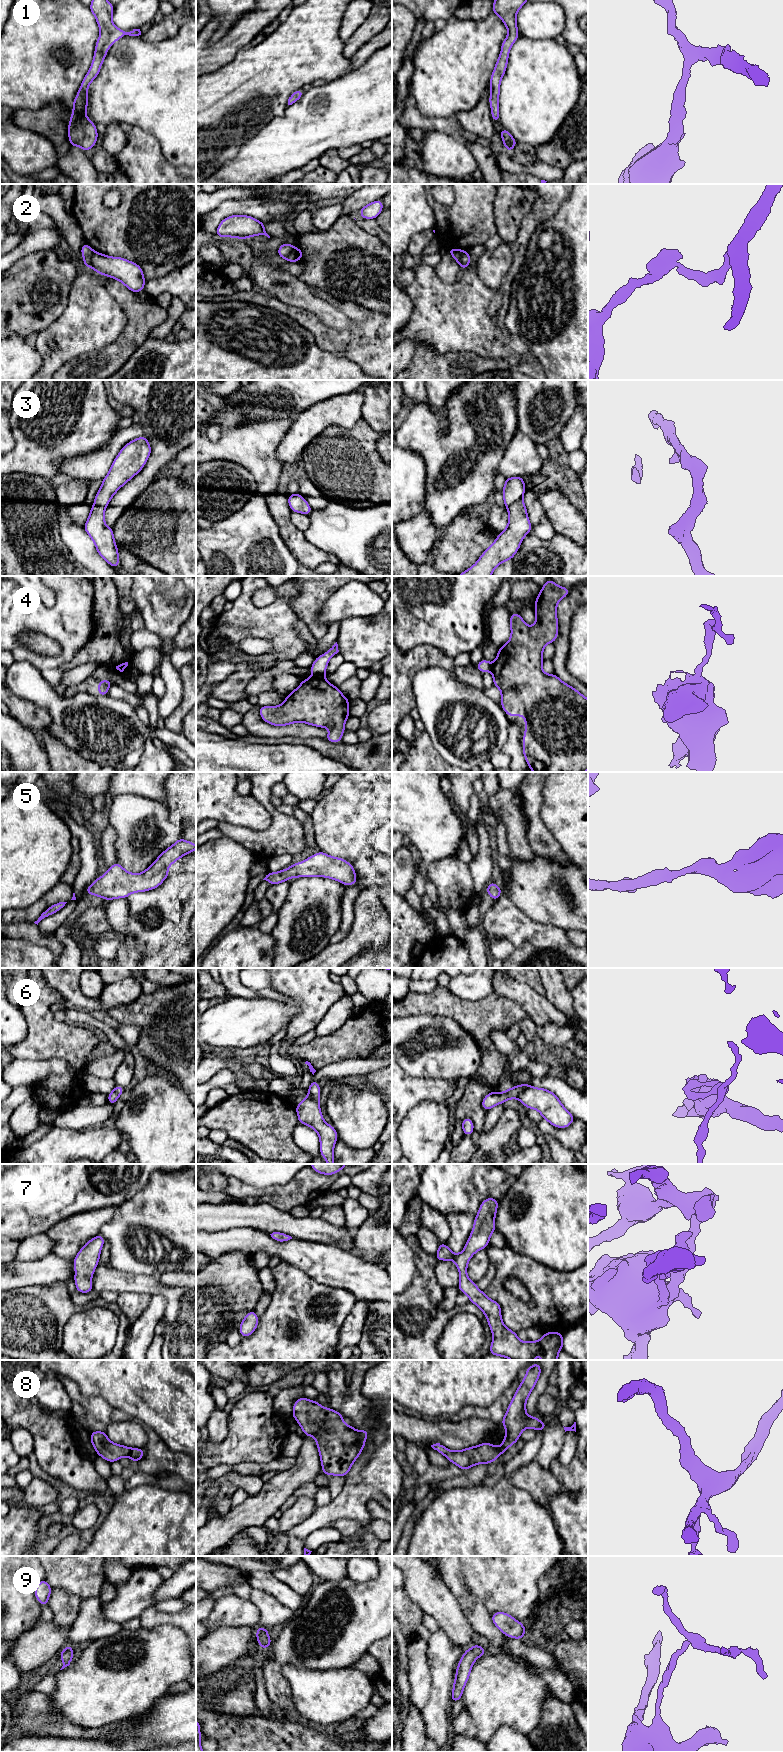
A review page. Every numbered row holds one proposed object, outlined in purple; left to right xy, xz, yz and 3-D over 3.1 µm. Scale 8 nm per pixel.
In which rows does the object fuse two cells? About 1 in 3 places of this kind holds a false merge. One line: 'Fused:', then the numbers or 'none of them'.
Fused: 2, 4, 6

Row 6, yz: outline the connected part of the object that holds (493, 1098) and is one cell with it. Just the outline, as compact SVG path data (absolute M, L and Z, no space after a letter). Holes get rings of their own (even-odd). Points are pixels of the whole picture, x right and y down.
M530 1084L516 1085L511 1089L507 1089L503 1093L492 1091L482 1100L482 1108L487 1112L497 1104L503 1104L508 1099L517 1099L519 1094L530 1087Z

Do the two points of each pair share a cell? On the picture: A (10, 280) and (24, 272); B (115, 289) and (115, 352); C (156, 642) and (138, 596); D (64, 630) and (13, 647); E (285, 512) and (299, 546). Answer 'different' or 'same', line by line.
A: same
B: same
C: different
D: same
E: same

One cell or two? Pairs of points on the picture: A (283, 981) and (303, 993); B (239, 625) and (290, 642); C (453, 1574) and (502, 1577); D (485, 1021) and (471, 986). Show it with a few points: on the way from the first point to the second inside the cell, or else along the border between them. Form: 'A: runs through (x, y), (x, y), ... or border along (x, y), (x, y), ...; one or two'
A: runs through (288, 981), (291, 981), (298, 988); one
B: runs through (252, 625), (271, 625), (277, 631); one
C: border along (460, 1566), (466, 1586), (476, 1595); two
D: border along (493, 992), (476, 1000), (465, 1000), (453, 994); two

